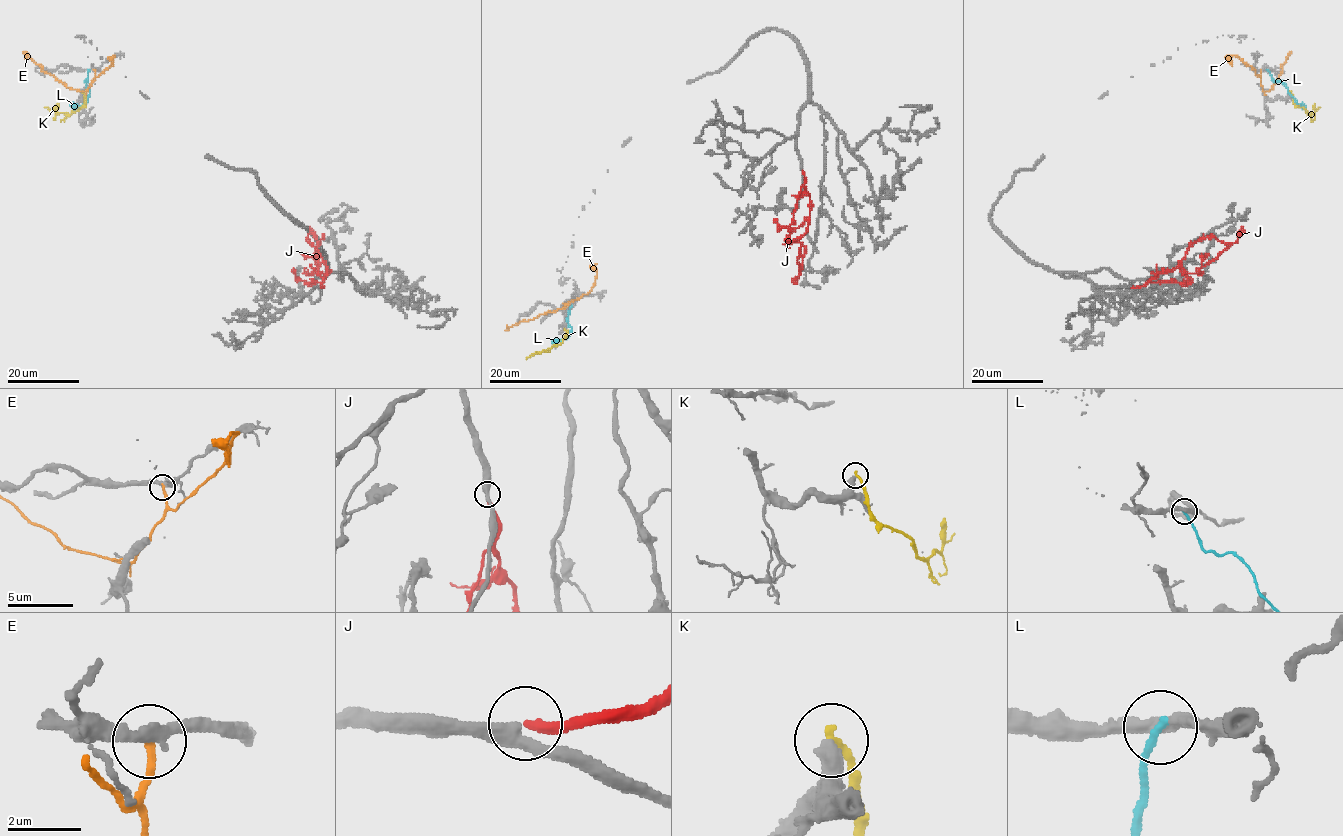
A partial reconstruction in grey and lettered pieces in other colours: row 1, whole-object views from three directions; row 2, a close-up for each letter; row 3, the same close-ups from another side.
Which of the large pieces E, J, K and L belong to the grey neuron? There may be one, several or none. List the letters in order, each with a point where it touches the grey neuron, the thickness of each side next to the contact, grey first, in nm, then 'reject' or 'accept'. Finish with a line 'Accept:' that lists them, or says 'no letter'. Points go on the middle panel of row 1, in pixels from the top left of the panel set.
E: meets grey at (576, 300); 320 nm thick on the grey side, 200 nm on the other; reject
J: meets grey at (802, 170); 380 nm thick on the grey side, 280 nm on the other; accept
K: meets grey at (564, 329); 440 nm thick on the grey side, 240 nm on the other; reject
L: meets grey at (571, 306); 320 nm thick on the grey side, 200 nm on the other; reject
Accept: J

